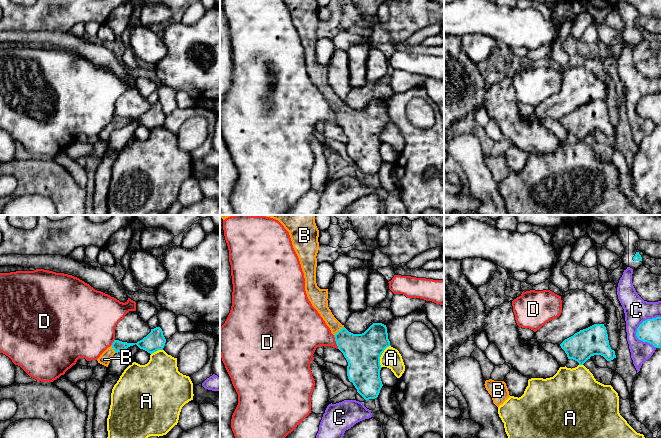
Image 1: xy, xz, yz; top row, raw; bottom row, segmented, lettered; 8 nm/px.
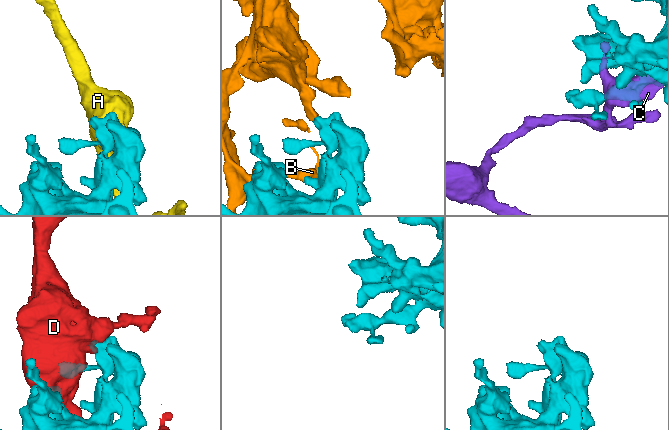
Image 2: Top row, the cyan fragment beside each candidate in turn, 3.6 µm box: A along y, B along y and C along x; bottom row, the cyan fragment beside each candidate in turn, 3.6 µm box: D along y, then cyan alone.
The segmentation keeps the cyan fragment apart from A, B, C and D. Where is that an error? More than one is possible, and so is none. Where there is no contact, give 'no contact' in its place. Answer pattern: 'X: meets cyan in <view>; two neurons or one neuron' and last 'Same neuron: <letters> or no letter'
A: meets cyan in xz; two neurons
B: meets cyan in xz; one neuron
C: meets cyan in yz; two neurons
D: meets cyan in xz; two neurons
Same neuron: B

